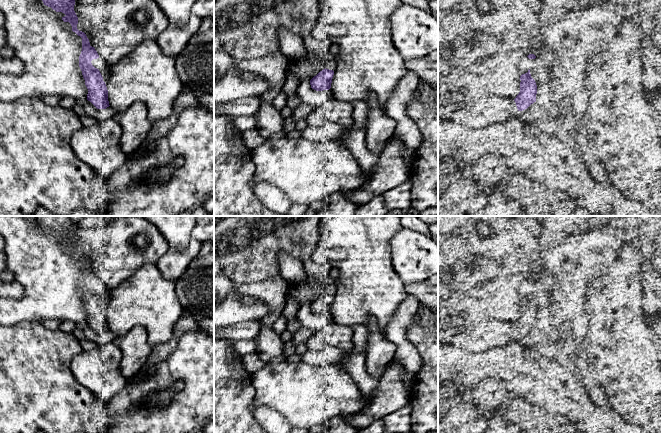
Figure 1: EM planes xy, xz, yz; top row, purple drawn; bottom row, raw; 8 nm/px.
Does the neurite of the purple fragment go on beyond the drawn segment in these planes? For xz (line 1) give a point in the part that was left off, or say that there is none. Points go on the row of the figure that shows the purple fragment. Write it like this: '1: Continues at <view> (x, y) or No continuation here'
1: Continues at xz (330, 64)

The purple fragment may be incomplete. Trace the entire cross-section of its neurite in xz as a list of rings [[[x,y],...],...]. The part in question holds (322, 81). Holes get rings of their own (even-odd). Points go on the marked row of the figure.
[[[336,60],[326,61],[325,68],[310,80],[311,88],[316,91],[329,90],[331,88]]]

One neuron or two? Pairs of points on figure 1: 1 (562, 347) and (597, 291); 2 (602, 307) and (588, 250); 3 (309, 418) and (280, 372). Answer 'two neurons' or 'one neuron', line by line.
1: two neurons
2: two neurons
3: one neuron

